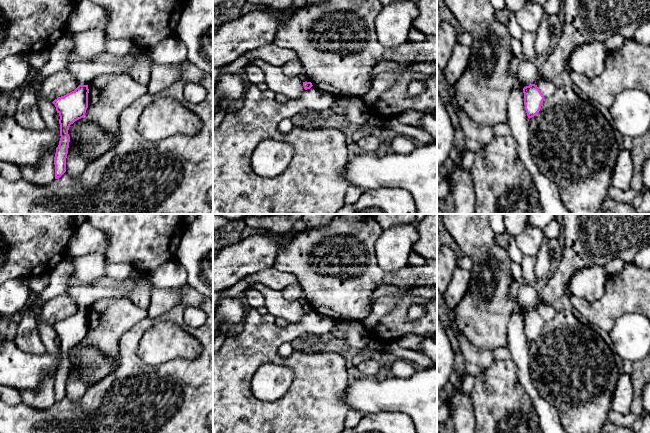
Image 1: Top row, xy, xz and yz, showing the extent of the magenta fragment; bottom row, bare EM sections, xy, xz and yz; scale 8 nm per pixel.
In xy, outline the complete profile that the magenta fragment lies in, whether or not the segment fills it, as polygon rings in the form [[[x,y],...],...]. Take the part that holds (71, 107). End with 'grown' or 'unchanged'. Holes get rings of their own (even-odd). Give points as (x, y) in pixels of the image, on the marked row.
[[[79,85],[74,91],[58,97],[52,103],[60,116],[60,141],[54,157],[55,179],[66,172],[66,158],[68,154],[70,136],[68,130],[75,121],[84,118],[88,108],[88,85]]] | unchanged

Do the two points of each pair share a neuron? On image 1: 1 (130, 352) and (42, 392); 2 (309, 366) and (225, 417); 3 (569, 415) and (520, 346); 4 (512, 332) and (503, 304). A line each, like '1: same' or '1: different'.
1: different
2: same
3: different
4: different

